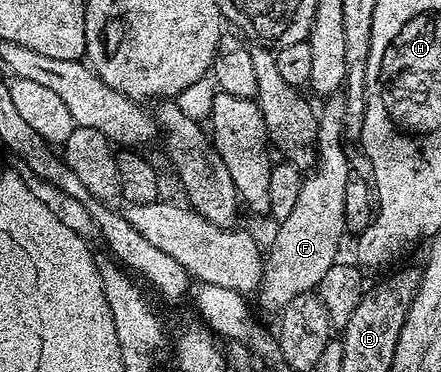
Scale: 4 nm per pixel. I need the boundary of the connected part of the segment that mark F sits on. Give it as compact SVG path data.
M333 96L328 99L329 102L325 107L320 107L319 121L317 124L317 156L318 163L312 170L308 171L301 179L301 187L299 188L299 201L295 203L295 208L291 211L291 216L287 216L287 220L283 220L276 227L277 235L273 238L273 243L270 244L269 250L267 246L267 257L264 259L264 270L262 272L262 280L259 287L259 295L261 294L261 306L265 310L273 310L273 312L280 312L287 304L291 304L291 300L295 300L295 296L300 294L307 294L316 291L319 280L323 280L323 275L327 273L327 268L331 268L333 263L338 261L339 254L337 249L341 246L341 237L346 237L347 231L345 228L345 217L343 216L343 196L347 193L347 180L350 178L349 172L349 156L347 153L345 138L345 104L340 97Z

